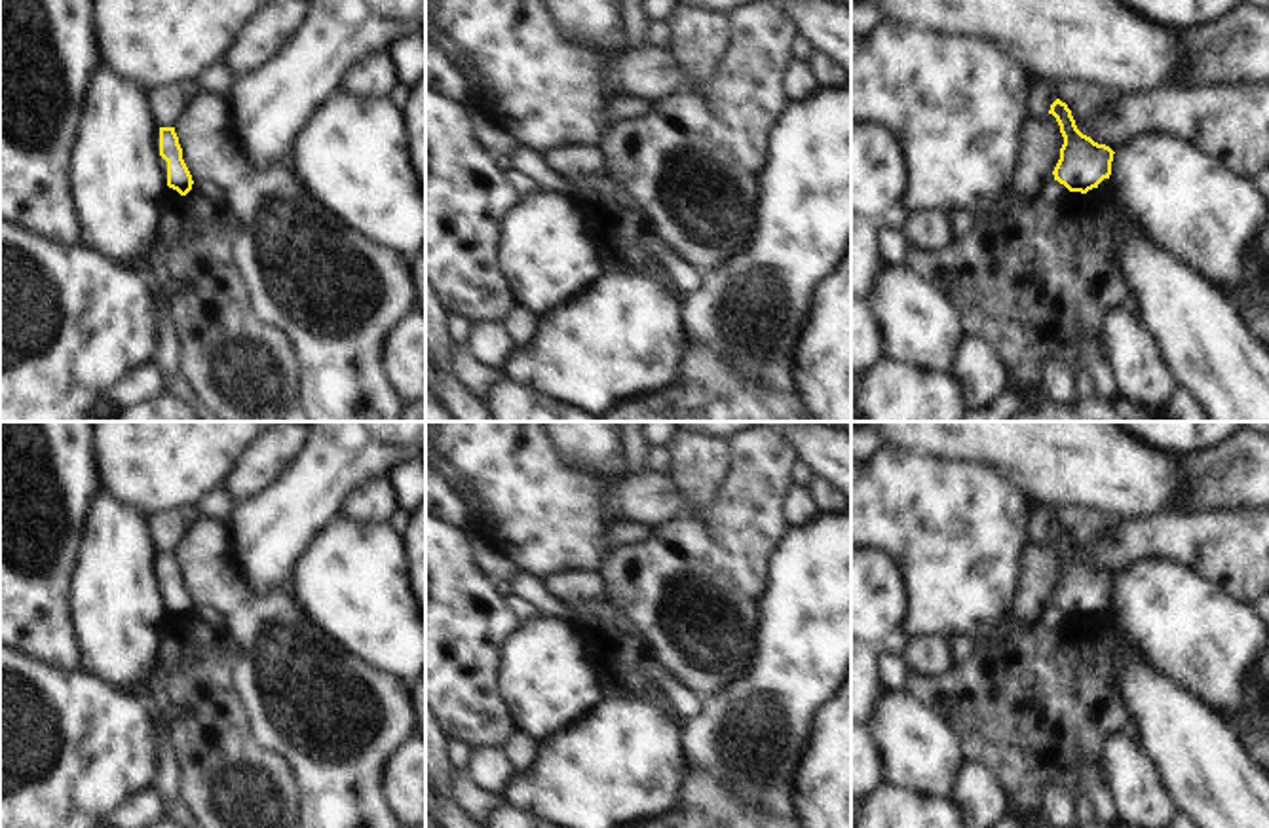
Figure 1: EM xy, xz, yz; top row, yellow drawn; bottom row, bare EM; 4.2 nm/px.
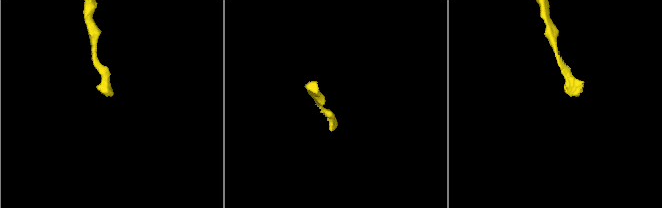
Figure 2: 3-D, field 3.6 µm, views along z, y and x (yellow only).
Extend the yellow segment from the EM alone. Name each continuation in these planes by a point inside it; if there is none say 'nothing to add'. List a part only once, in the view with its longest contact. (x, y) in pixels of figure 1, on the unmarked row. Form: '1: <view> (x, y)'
nothing to add.

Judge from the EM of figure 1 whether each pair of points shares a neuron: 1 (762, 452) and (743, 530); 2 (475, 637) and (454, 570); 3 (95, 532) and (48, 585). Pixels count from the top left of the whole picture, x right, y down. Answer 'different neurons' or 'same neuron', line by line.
1: same neuron
2: same neuron
3: different neurons

